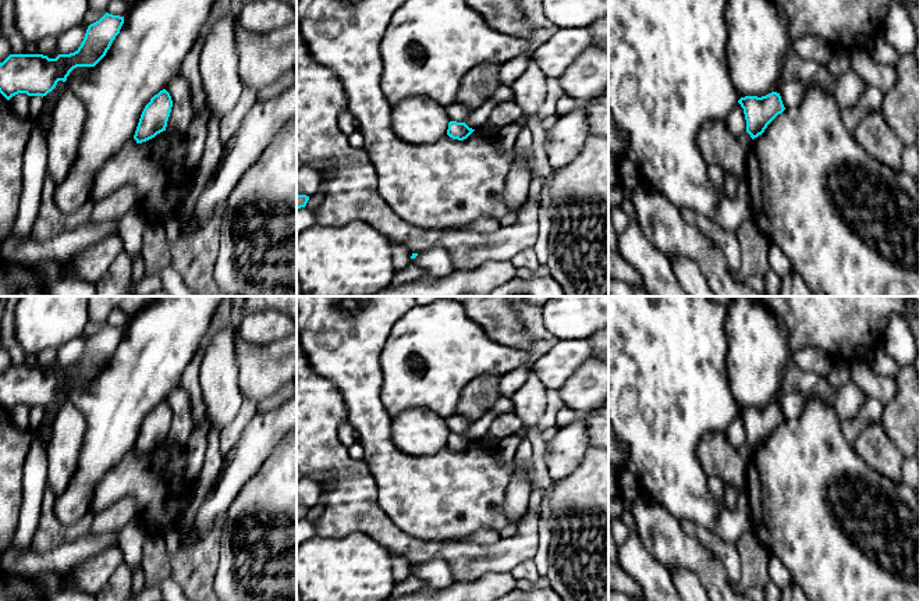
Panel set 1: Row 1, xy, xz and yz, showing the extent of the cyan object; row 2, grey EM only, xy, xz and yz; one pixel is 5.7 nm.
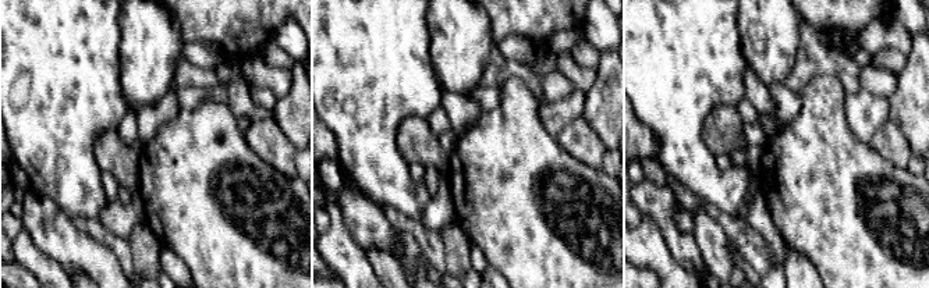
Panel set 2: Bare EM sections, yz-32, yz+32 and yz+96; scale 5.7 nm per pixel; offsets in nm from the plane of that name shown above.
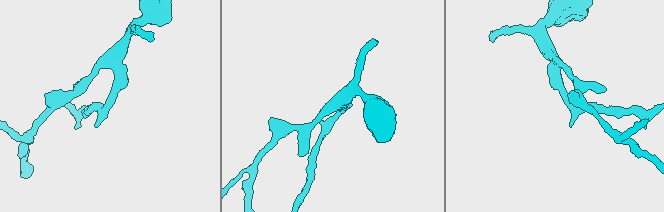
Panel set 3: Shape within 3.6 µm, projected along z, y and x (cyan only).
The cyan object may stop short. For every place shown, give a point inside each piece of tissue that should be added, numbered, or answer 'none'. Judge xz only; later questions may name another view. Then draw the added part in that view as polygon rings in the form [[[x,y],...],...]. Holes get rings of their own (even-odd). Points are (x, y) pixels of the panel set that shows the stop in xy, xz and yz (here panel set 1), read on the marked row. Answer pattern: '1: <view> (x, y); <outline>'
none

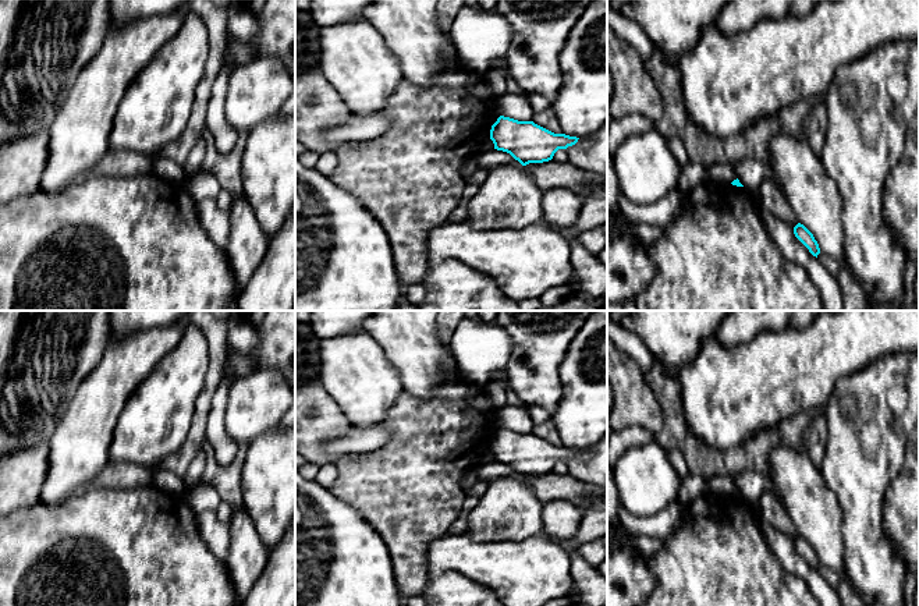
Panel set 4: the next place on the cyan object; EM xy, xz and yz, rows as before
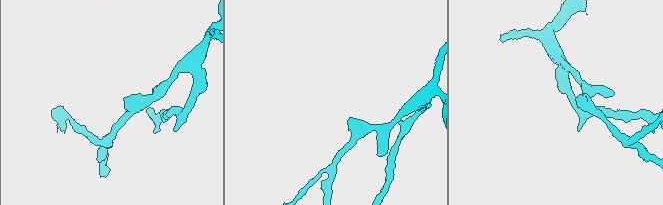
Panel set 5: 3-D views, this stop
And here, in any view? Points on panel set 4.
none

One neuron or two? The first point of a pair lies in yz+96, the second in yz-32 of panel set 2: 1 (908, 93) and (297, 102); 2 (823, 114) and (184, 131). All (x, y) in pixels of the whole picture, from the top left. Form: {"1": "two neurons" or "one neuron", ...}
{"1": "one neuron", "2": "one neuron"}

